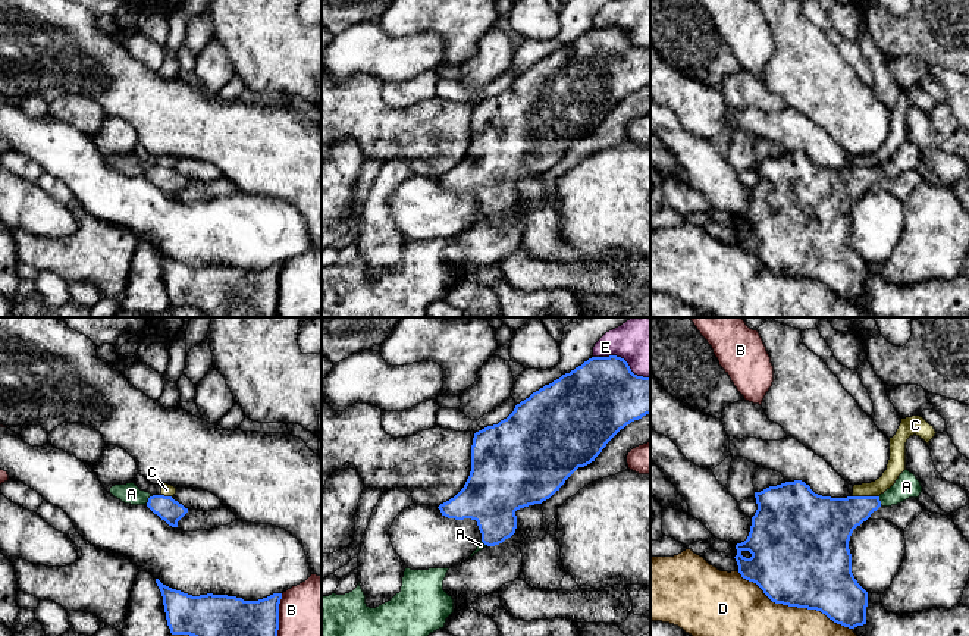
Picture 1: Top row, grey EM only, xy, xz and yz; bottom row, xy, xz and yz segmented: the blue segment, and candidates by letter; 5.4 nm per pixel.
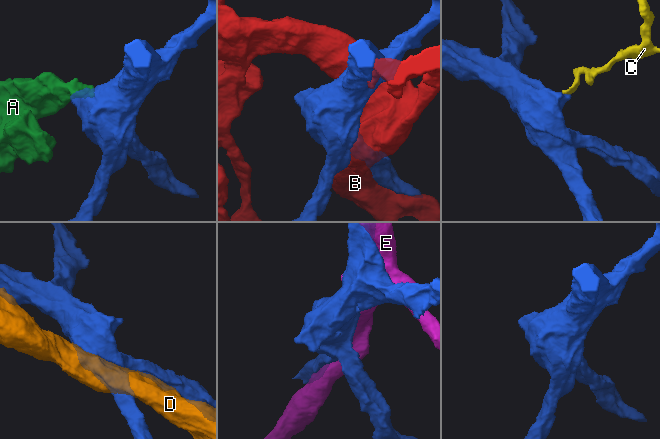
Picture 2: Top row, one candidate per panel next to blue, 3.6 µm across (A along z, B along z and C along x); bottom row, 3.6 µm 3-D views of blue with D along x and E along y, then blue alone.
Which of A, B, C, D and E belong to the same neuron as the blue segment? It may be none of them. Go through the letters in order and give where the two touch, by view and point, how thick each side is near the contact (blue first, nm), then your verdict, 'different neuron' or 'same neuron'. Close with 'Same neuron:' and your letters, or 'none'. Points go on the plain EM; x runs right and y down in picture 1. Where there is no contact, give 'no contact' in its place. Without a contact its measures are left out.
A: contact xy (149, 171); calibres 130 and 110 nm; same neuron
B: contact xy (278, 291); calibres 380 and 480 nm; different neuron
C: contact yz (866, 168); calibres 280 and 100 nm; different neuron
D: contact yz (795, 276); calibres 500 and 460 nm; different neuron
E: contact xz (623, 30); calibres 420 and 260 nm; different neuron
Same neuron: A

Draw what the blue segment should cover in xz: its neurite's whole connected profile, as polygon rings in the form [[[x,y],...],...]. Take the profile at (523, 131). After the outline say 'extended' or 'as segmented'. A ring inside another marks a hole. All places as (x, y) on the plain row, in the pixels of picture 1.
[[[592,28],[570,44],[533,63],[498,95],[476,103],[471,116],[470,147],[464,159],[438,179],[448,189],[477,192],[482,212],[470,228],[486,217],[499,216],[515,204],[517,181],[549,170],[578,138],[595,132],[621,100],[646,85],[650,85],[650,48],[634,46],[621,28]]]; extended

